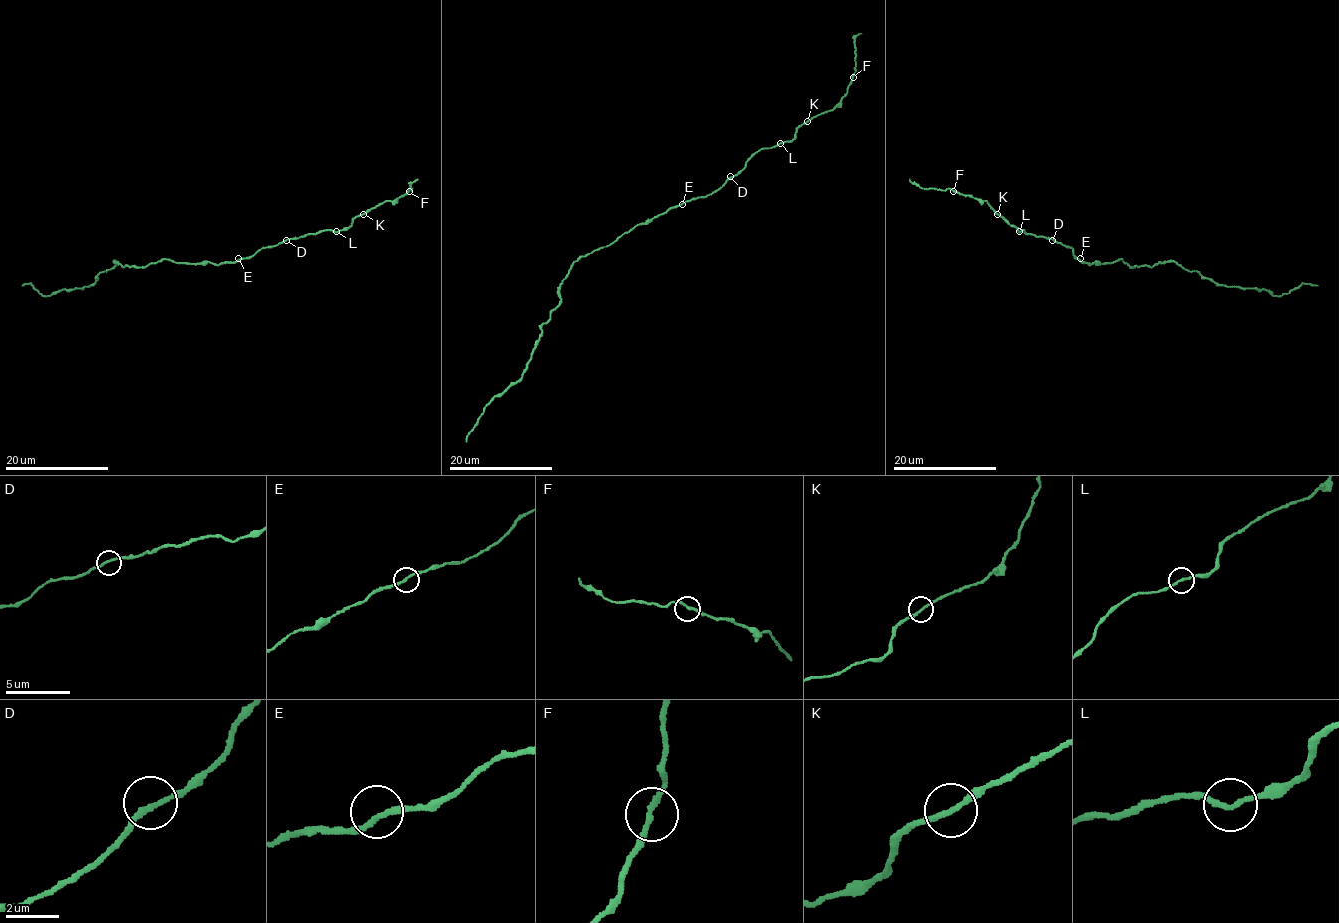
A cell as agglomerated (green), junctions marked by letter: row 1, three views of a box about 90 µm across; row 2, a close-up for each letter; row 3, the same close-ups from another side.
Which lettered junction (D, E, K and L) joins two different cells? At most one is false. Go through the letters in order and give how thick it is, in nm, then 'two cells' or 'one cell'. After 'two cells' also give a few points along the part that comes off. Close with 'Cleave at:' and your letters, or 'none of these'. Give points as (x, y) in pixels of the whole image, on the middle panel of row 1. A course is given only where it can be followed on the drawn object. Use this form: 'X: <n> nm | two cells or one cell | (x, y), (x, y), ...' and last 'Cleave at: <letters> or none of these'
D: 190 nm | one cell
E: 190 nm | one cell
K: 190 nm | two cells | (808, 121), (832, 109), (846, 93), (854, 74), (854, 41), (862, 33)
L: 180 nm | one cell
Cleave at: K

